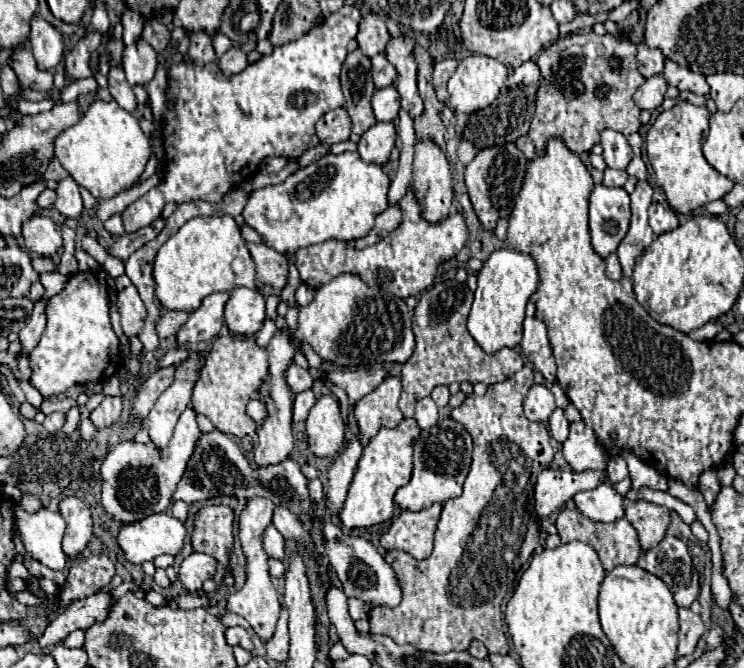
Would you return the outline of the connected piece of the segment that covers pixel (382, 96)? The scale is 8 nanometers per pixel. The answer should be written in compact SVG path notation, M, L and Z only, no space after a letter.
M394 87L376 89L372 95L372 109L376 115L376 121L394 121L398 117L400 109L400 95Z

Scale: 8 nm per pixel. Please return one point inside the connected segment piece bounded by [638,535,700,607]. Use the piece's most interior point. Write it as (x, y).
(669, 560)

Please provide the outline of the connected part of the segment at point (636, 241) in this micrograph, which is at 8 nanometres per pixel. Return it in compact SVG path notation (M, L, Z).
M638 181L636 191L630 195L630 199L632 199L630 229L616 251L624 277L632 277L636 257L642 255L642 251L652 243L652 237L654 237L652 229L648 225L648 207L650 207L650 199L652 199L650 183Z

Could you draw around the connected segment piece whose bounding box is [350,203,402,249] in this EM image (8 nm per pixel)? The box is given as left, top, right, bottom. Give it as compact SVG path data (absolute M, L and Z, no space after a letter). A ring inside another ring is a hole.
M396 203L396 205L390 205L384 213L380 213L380 215L376 217L376 225L374 225L374 229L372 229L366 237L356 239L356 241L350 241L350 243L352 243L354 247L358 247L358 249L368 247L368 245L380 241L382 237L386 237L388 233L392 233L392 231L400 225L400 221L402 221L400 205L398 205L398 203Z

